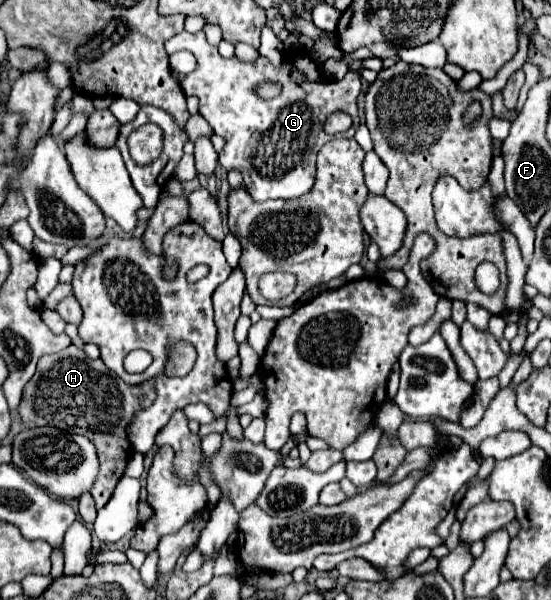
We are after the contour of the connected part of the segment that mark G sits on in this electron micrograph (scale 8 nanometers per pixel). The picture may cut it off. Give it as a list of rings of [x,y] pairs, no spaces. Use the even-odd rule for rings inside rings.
[[[203,30],[189,34],[181,32],[165,42],[165,50],[169,52],[179,52],[179,50],[189,50],[197,58],[197,68],[187,74],[181,80],[183,92],[195,94],[199,98],[199,114],[211,124],[213,132],[221,138],[225,138],[225,148],[219,152],[219,162],[225,170],[237,168],[243,174],[243,182],[253,196],[255,202],[265,202],[273,198],[299,198],[307,194],[313,188],[315,182],[315,156],[321,150],[323,144],[331,140],[329,134],[323,132],[323,124],[327,114],[335,110],[345,110],[353,118],[353,132],[349,138],[353,138],[357,126],[359,126],[359,114],[357,114],[357,96],[361,92],[361,74],[359,72],[347,72],[343,80],[323,80],[323,82],[309,82],[301,72],[293,68],[293,58],[285,60],[281,68],[275,68],[265,56],[259,56],[255,64],[245,64],[237,58],[221,58],[217,48],[211,46],[205,40]],[[261,82],[277,82],[281,86],[281,92],[273,98],[261,98],[253,90]]]

